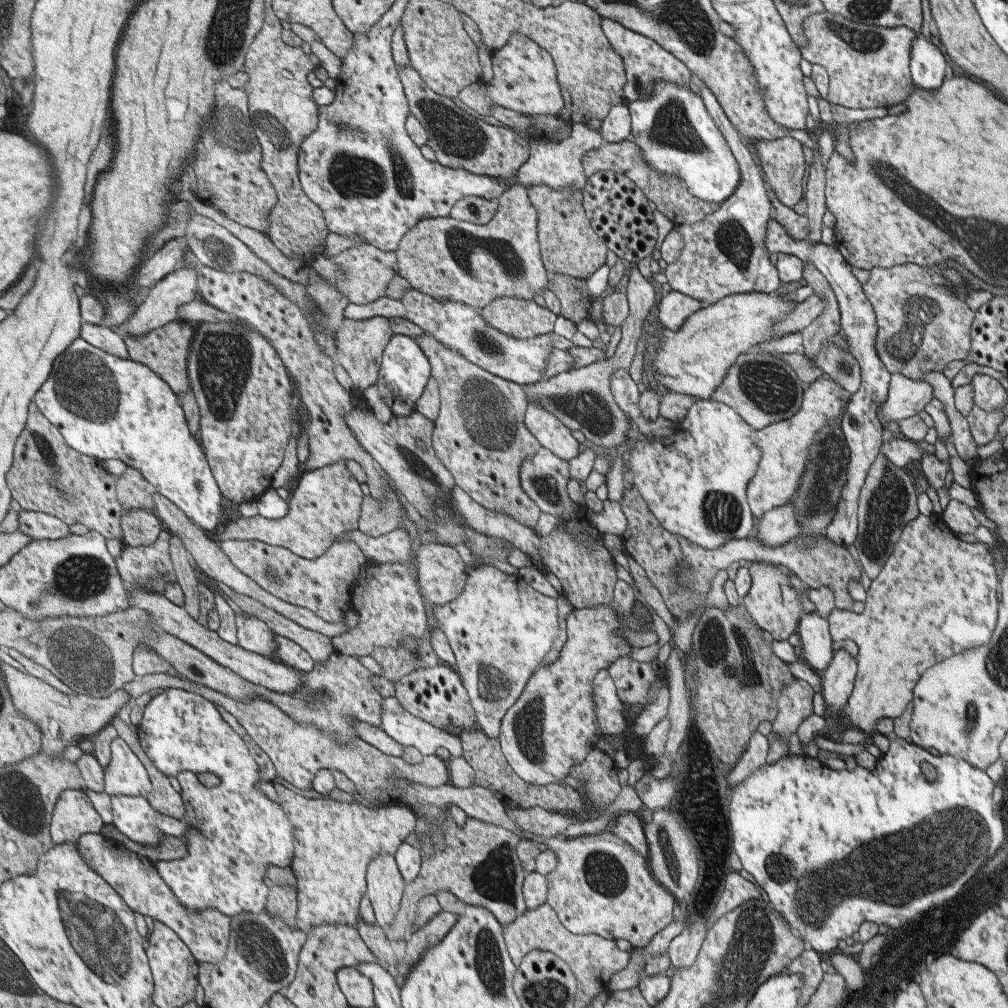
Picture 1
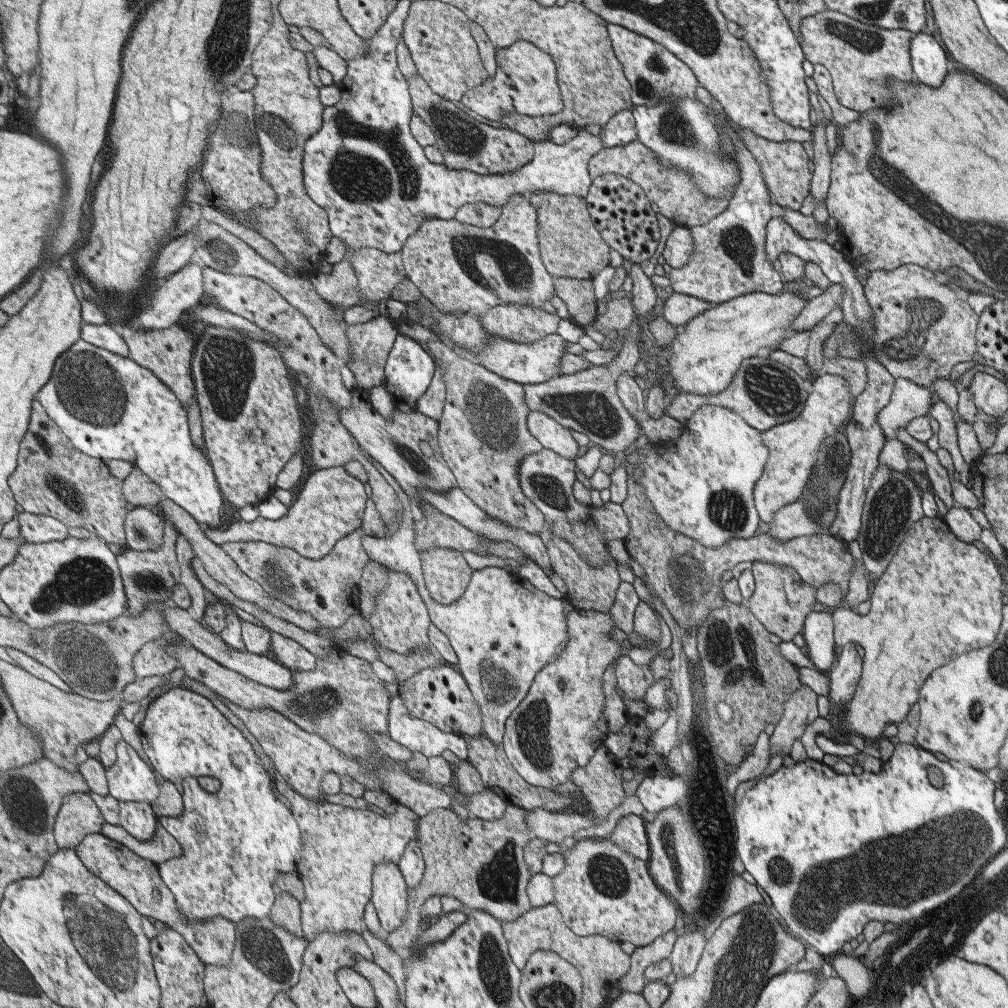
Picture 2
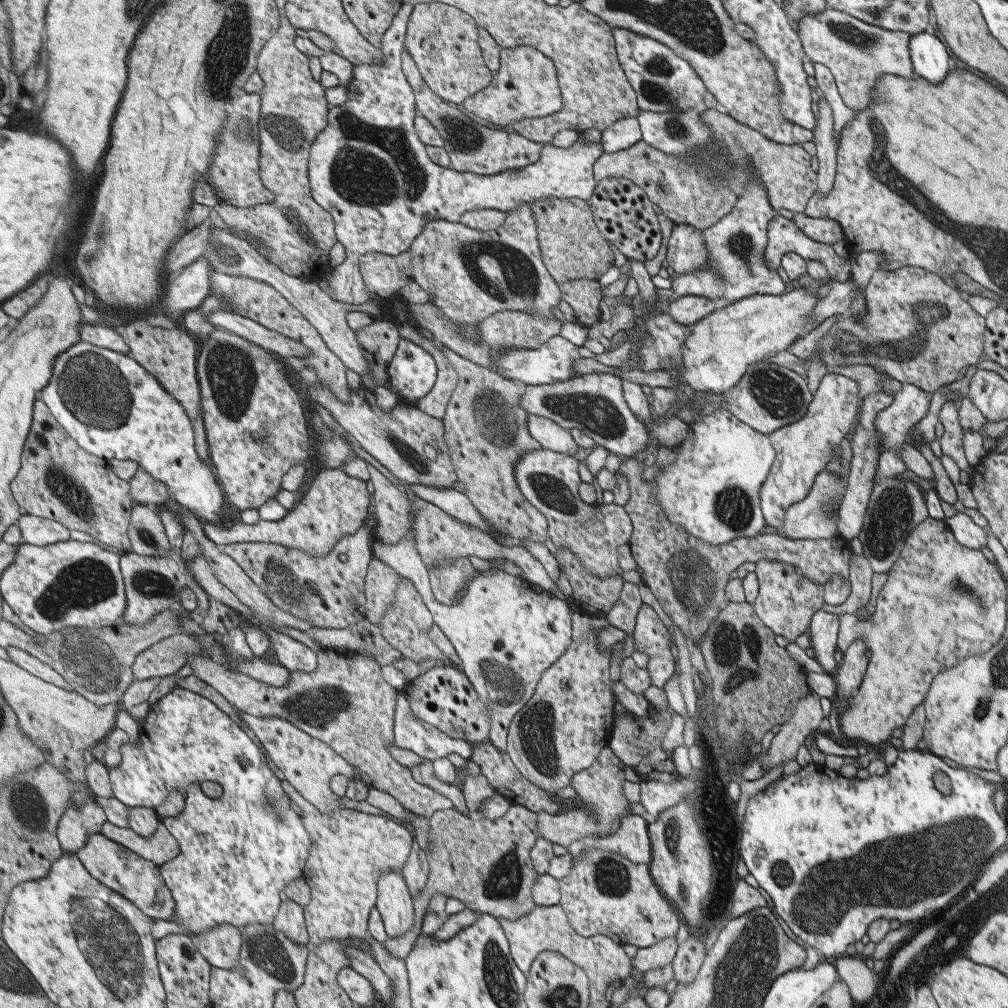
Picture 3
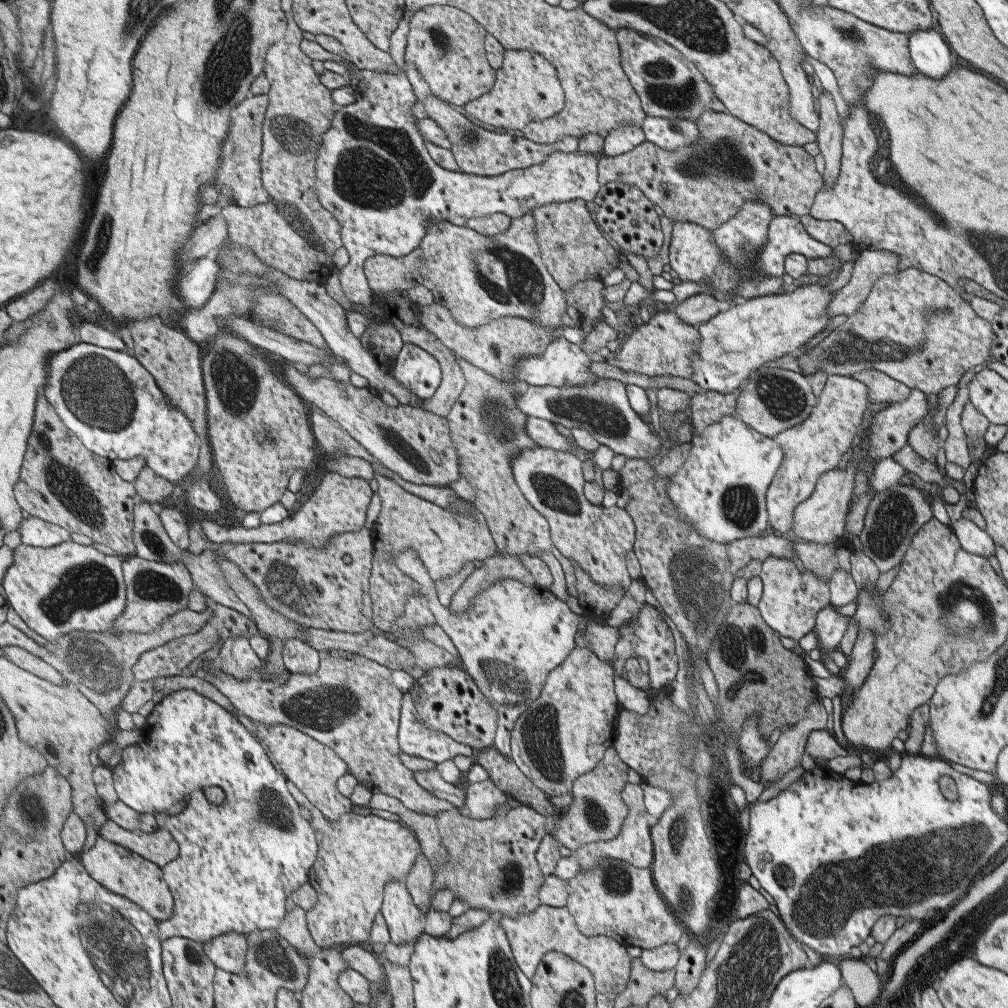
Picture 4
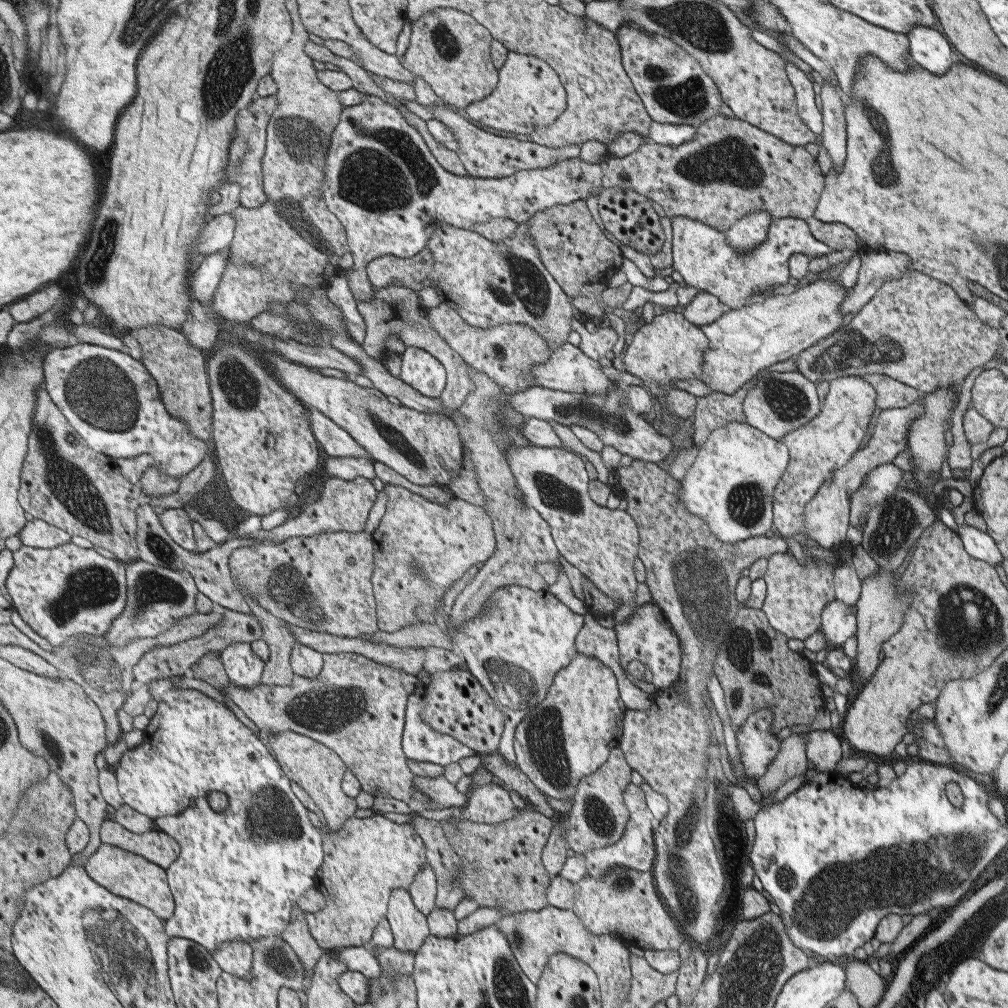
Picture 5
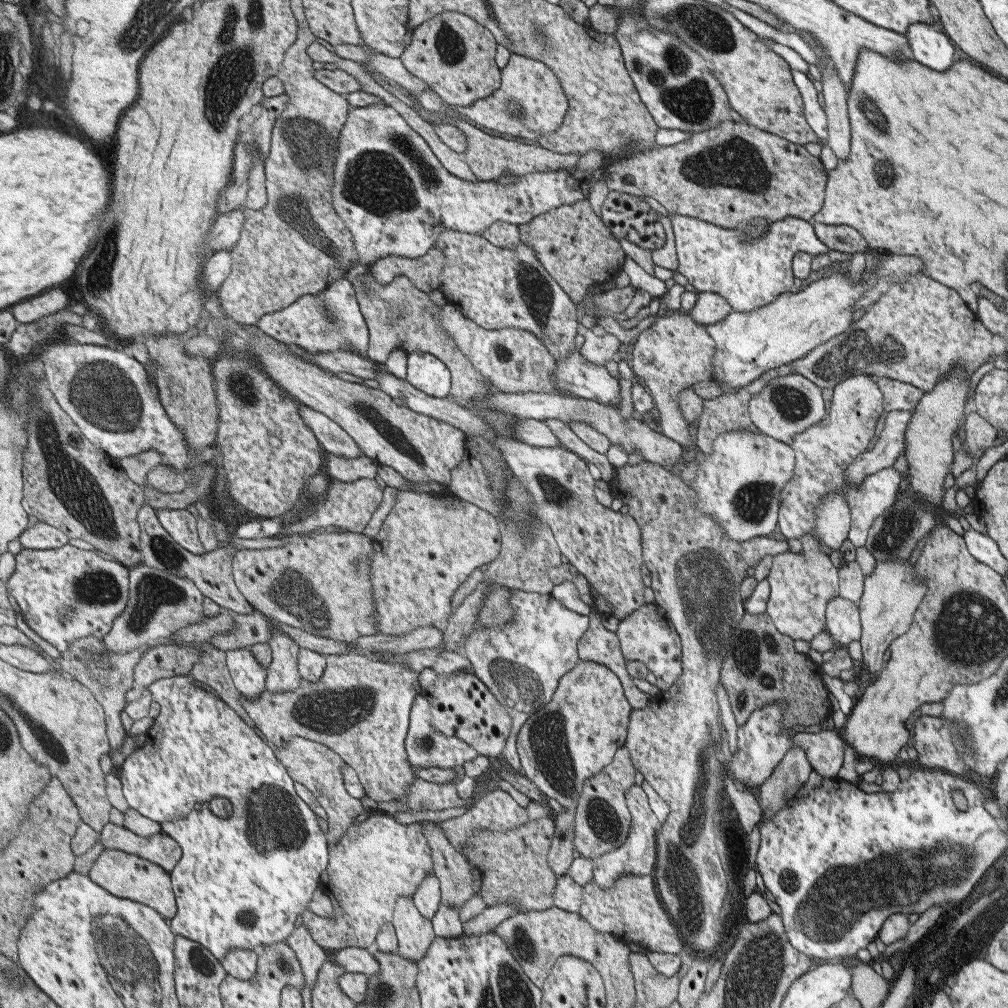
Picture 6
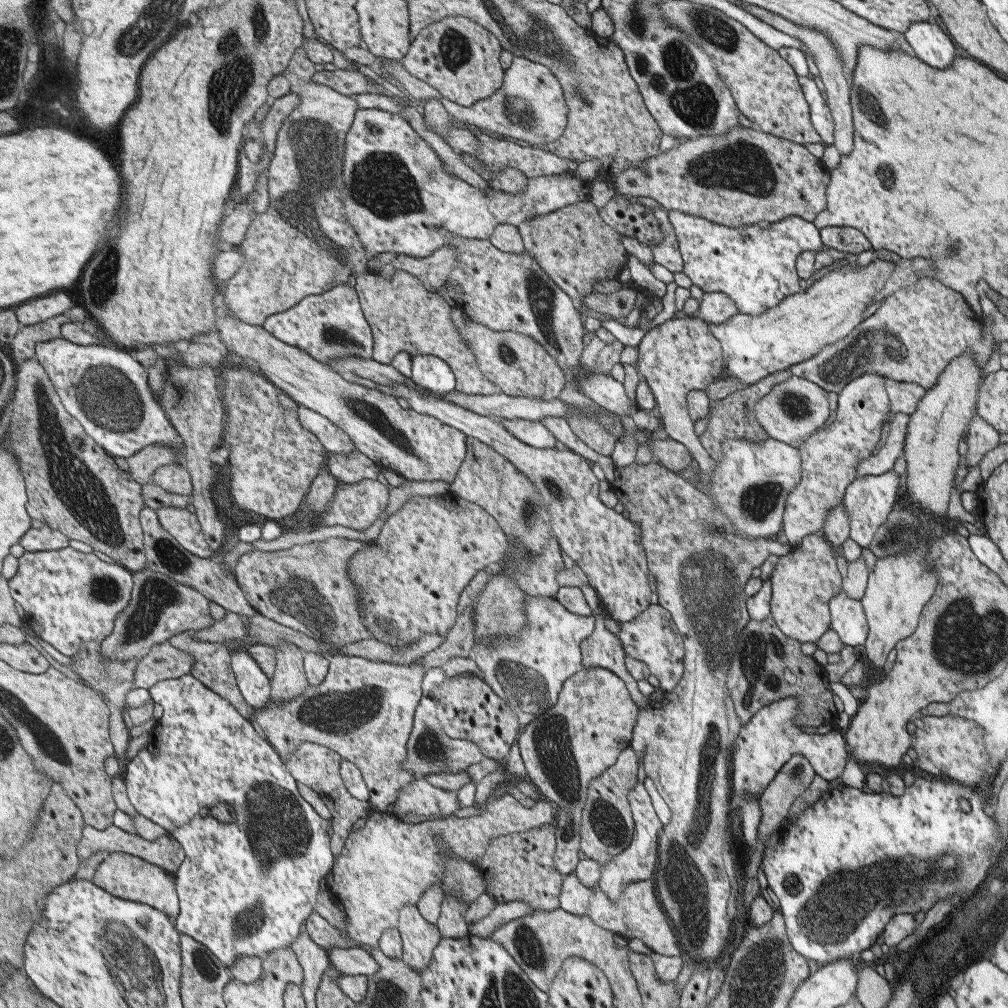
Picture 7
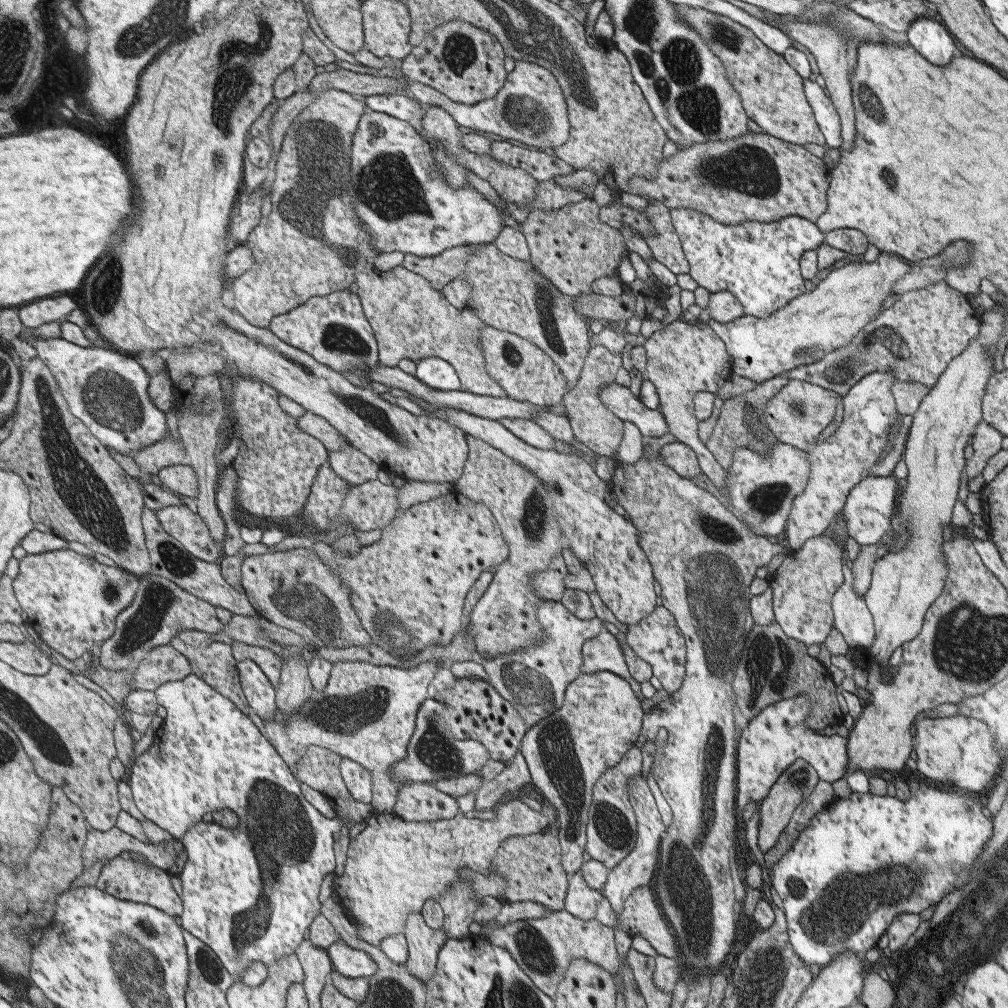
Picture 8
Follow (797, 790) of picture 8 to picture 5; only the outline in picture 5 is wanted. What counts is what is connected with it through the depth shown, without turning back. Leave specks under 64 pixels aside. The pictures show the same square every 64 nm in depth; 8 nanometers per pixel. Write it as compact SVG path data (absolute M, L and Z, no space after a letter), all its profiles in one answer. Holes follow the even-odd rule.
M791 733L782 740L782 748L778 758L768 766L766 774L755 780L760 791L760 798L775 791L779 785L795 775L803 775L807 771L807 760L804 751L805 733Z

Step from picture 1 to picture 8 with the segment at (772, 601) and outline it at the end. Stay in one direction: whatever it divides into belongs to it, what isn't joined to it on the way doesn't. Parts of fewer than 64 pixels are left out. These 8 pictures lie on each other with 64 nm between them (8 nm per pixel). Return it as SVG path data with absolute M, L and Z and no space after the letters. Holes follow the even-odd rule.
M827 536L807 539L801 548L792 551L779 564L768 580L773 592L774 622L792 640L805 646L819 645L831 630L831 599L844 580L842 566L846 563L842 543Z

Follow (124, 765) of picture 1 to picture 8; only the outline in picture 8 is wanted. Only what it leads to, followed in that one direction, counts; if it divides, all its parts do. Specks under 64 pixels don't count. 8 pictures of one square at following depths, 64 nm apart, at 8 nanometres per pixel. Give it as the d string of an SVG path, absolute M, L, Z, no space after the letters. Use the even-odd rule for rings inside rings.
M193 672L179 682L169 682L155 690L159 704L166 709L166 717L162 726L155 734L155 742L149 750L141 753L136 759L131 770L129 784L135 796L135 802L139 810L145 814L146 818L156 822L161 828L169 831L174 838L182 841L188 854L185 867L178 874L183 880L183 914L179 917L180 923L186 931L195 934L197 938L205 941L207 946L211 946L223 961L225 969L235 978L242 981L242 974L250 968L250 964L263 962L266 965L278 963L281 958L287 955L297 954L301 943L305 941L305 934L310 932L314 926L315 919L322 915L321 892L323 880L327 875L335 873L338 867L338 857L335 852L337 836L345 822L338 816L325 818L317 808L314 808L303 796L300 780L286 763L286 760L279 754L278 749L262 732L258 720L247 716L245 712L230 697L223 696L213 685L209 684L202 677ZM223 809L234 810L240 818L239 825L231 828L213 820L203 822L205 814L215 814Z

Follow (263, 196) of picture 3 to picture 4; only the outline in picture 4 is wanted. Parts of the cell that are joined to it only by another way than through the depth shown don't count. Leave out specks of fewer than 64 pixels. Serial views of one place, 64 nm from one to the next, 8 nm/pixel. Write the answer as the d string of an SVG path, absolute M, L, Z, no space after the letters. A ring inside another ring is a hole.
M266 94L247 96L243 103L234 108L233 130L223 149L223 167L219 167L216 184L229 186L232 190L234 204L241 207L254 207L273 201L271 193L263 188L261 182L261 152L263 152L263 138L261 126L265 120L265 112L269 106L269 98Z

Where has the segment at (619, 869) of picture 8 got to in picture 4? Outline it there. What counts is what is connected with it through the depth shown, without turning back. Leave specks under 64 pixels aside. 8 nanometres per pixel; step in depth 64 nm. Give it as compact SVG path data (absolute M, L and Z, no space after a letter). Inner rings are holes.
M626 782L620 796L625 805L627 805L628 813L621 823L619 833L609 840L595 841L577 847L572 854L577 858L577 862L579 862L581 867L593 867L603 857L623 860L623 862L632 864L637 868L647 868L652 864L653 850L650 838L652 820L645 810L640 785Z

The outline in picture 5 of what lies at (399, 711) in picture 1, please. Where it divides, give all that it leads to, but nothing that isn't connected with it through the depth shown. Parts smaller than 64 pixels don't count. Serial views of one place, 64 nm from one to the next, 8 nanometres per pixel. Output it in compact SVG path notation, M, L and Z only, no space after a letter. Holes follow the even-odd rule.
M417 692L411 693L411 712L407 712L407 740L402 750L407 752L406 760L428 762L444 768L446 764L457 763L459 758L473 756L474 750L467 748L455 738L433 730L423 717L423 704Z

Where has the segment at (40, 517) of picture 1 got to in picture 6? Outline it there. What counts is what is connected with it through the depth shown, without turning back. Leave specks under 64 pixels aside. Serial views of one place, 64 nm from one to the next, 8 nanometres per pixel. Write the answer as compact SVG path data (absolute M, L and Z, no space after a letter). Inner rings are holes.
M42 521L27 528L19 539L23 548L30 550L55 550L69 544L69 540L69 535Z

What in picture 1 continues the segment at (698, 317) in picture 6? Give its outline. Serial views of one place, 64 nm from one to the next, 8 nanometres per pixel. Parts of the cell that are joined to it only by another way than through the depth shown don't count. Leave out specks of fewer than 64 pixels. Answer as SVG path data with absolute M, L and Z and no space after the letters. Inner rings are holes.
M670 291L663 293L663 296L657 304L657 322L661 327L670 333L677 330L690 318L695 311L703 307L703 303L689 296L684 296L682 293Z

